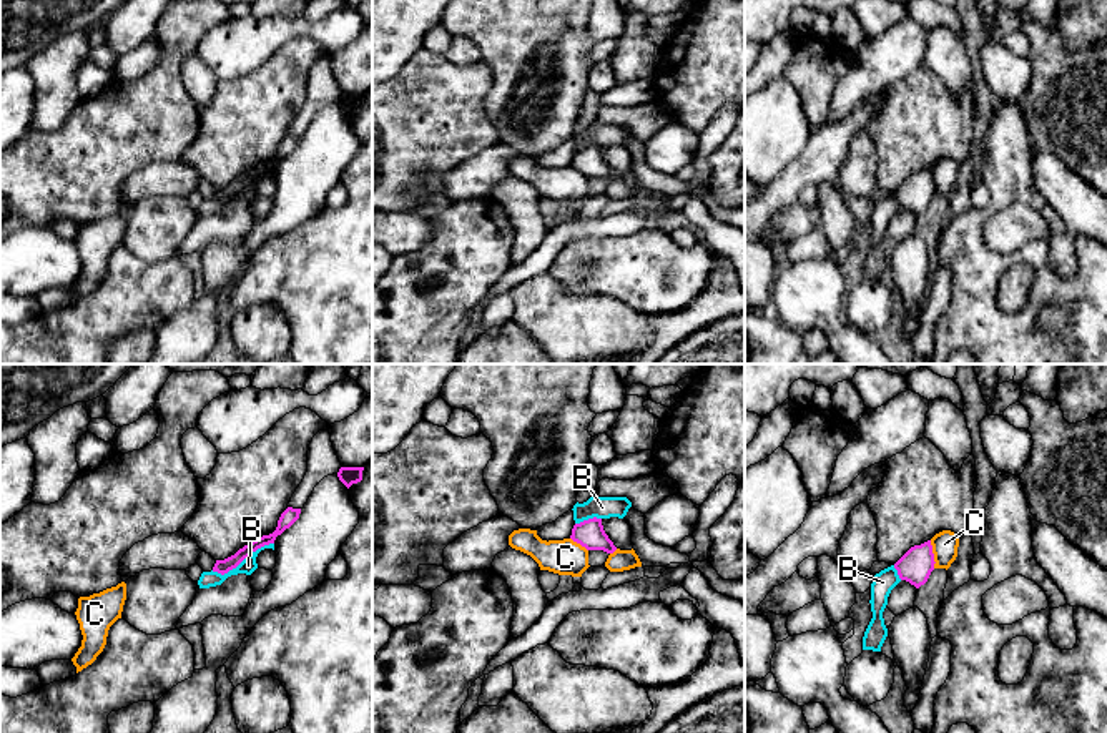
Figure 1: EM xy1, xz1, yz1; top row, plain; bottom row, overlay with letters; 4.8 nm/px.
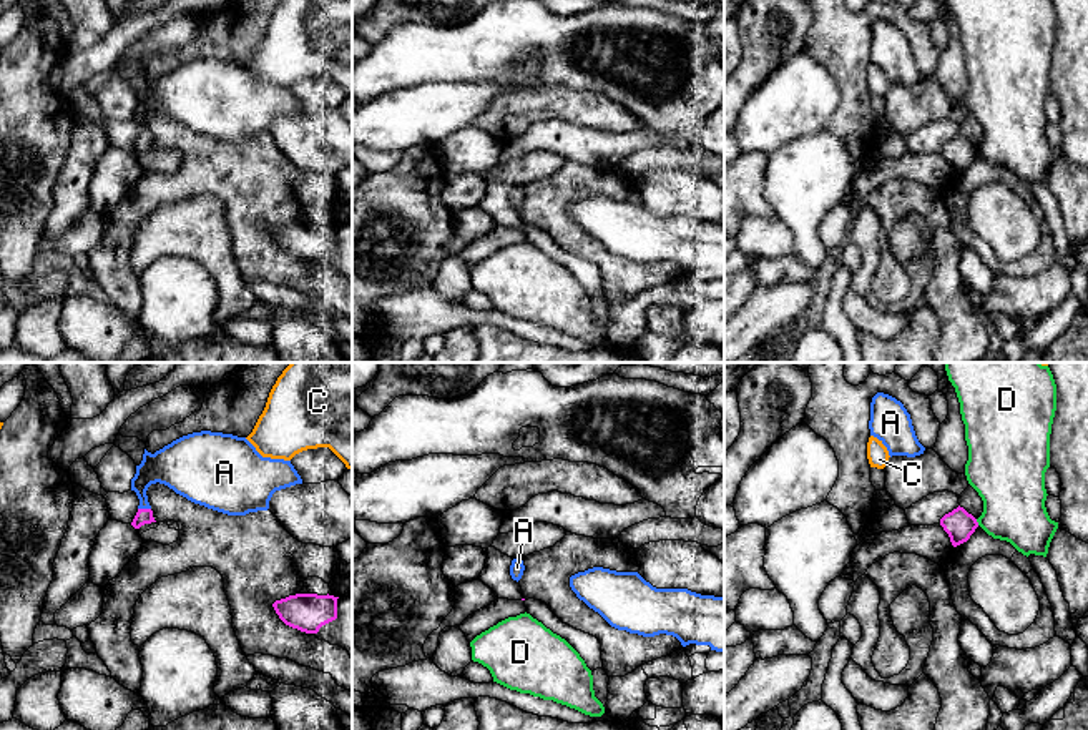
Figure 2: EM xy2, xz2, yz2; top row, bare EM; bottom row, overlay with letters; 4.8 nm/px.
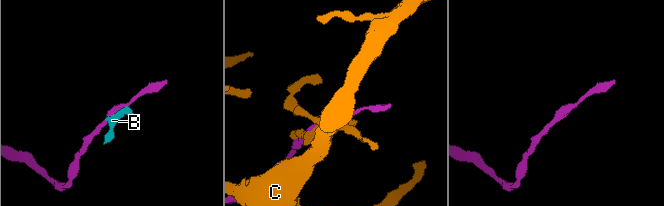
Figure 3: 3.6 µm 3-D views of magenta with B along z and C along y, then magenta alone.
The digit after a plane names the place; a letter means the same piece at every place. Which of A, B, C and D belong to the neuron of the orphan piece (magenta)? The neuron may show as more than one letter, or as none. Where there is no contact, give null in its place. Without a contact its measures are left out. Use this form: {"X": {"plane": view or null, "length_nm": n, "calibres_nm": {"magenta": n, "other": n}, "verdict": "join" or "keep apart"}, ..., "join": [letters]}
{"A": {"plane": "xy2", "length_nm": 60, "calibres_nm": {"magenta": 80, "other": 200}, "verdict": "join"}, "B": {"plane": "xy1", "length_nm": 340, "calibres_nm": {"magenta": 70, "other": 80}, "verdict": "keep apart"}, "C": {"plane": "yz1", "length_nm": 140, "calibres_nm": {"magenta": 160, "other": 130}, "verdict": "keep apart"}, "D": {"plane": "yz2", "length_nm": 40, "calibres_nm": {"magenta": 150, "other": 320}, "verdict": "keep apart"}, "join": ["A"]}

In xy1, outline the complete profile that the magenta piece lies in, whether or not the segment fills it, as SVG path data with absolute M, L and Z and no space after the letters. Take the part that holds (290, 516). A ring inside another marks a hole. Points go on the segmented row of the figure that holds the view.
M288 507L281 514L281 517L278 520L278 527L273 534L263 535L263 537L253 540L251 544L244 545L234 555L231 555L224 560L216 560L213 572L224 575L229 570L236 568L244 558L248 558L258 549L274 544L276 537L281 535L286 529L289 529L299 519L299 514L301 514L301 509Z

